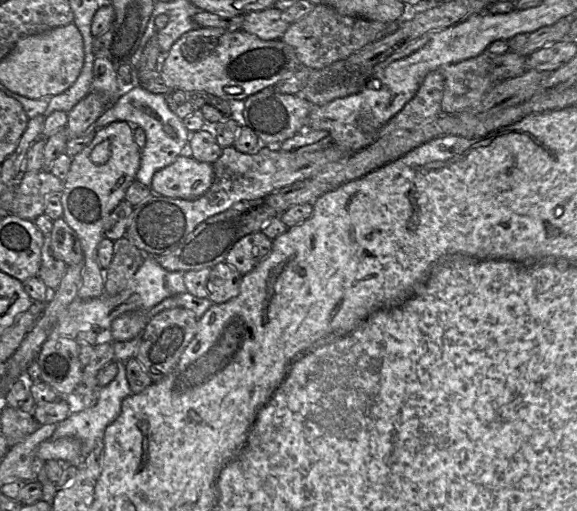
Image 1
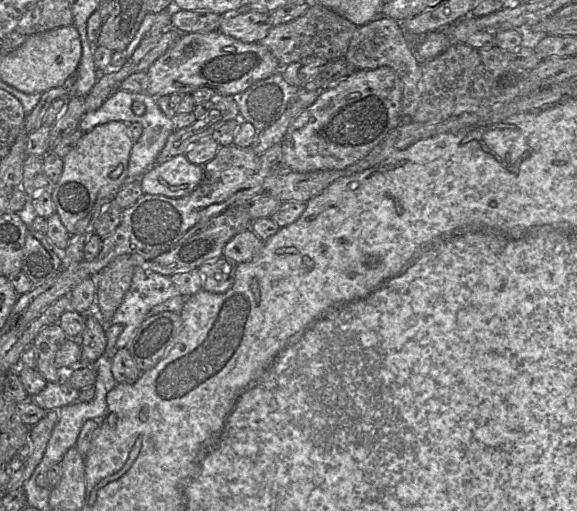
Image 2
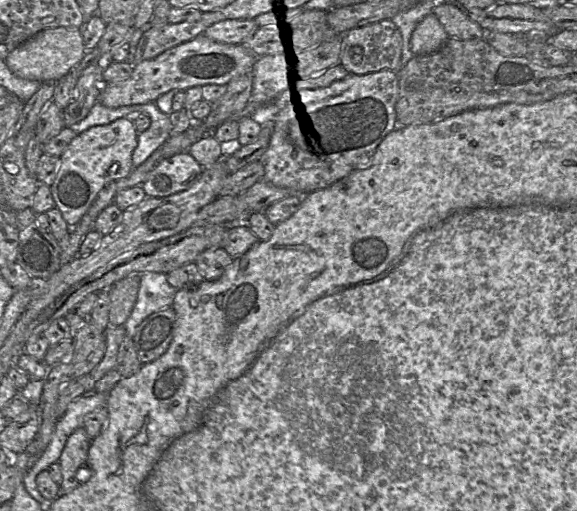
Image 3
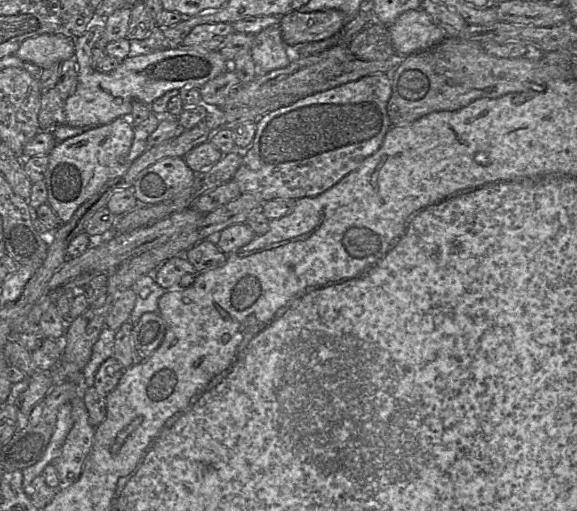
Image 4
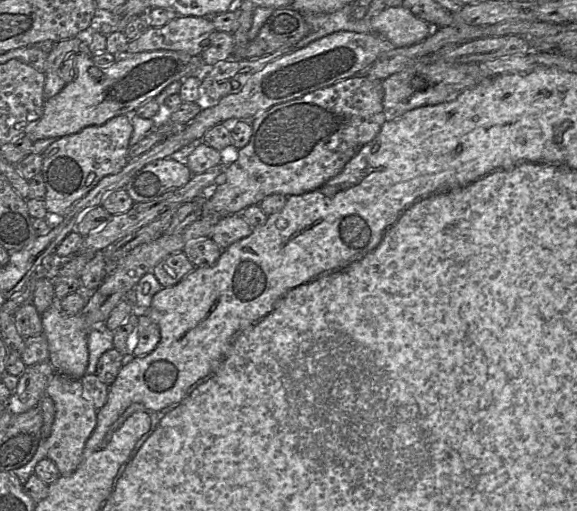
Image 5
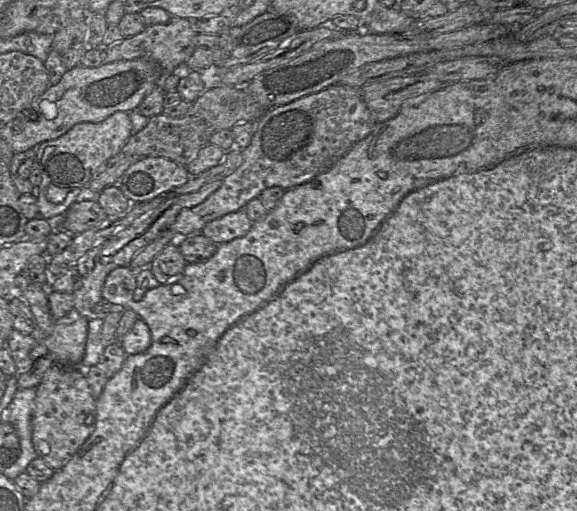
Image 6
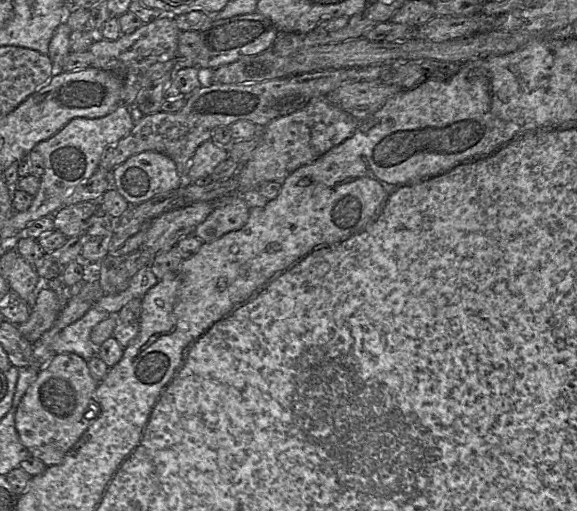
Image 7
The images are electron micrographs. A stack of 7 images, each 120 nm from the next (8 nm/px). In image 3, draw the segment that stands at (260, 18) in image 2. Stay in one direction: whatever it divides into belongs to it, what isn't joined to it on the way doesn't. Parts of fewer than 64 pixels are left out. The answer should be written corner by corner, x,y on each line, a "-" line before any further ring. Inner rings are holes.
227,19
214,23
203,34
218,43
242,44
258,28
254,19

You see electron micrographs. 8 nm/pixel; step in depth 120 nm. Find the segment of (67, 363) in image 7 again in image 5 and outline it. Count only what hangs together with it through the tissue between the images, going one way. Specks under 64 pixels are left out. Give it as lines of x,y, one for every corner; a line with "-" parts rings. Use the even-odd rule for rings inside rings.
55,373
46,388
55,405
55,418
46,440
47,458
54,462
62,476
73,474
81,465
86,443
97,425
97,409
89,399
82,381

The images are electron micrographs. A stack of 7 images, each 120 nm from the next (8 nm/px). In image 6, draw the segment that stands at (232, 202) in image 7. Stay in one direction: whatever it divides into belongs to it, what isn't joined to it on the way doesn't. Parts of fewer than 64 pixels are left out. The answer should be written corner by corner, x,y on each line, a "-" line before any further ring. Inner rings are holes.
240,209
208,222
201,233
214,243
222,244
245,236
252,223
245,209

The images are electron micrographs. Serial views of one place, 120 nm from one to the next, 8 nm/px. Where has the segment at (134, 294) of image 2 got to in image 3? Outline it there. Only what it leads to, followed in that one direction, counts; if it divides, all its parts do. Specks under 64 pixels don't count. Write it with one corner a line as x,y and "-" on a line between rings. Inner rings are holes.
131,273
140,278
136,303
125,324
126,336
133,337
137,327
151,314
172,307
176,289
167,281
167,274

